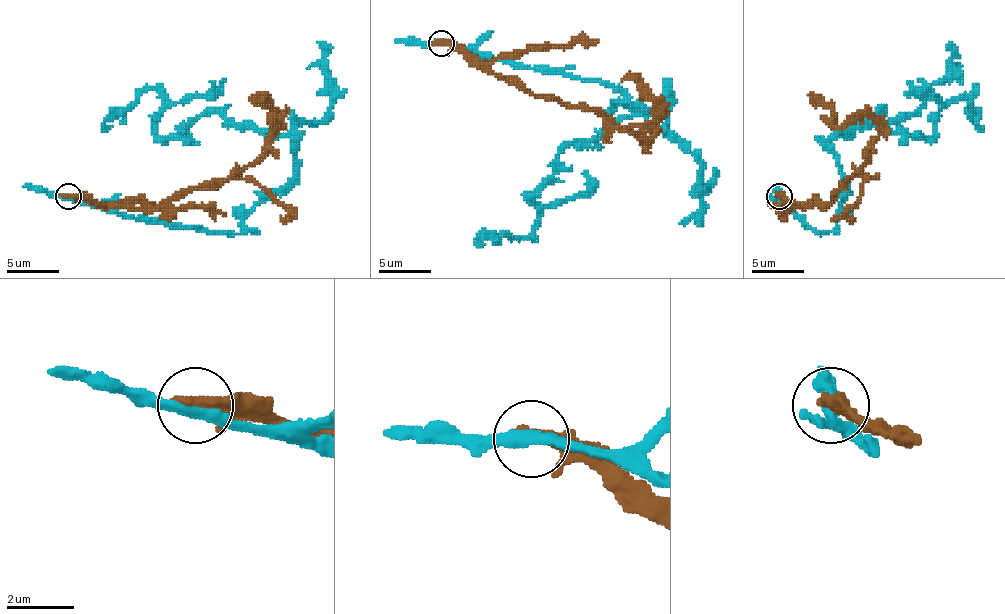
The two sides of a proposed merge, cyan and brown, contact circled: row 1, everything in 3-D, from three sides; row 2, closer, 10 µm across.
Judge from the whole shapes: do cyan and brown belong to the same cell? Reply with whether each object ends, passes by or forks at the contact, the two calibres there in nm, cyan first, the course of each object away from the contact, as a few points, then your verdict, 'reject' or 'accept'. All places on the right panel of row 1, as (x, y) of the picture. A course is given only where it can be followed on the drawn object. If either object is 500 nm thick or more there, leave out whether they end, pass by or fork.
cyan passes by; brown ends there; 320 nm thick on the cyan side, 460 nm on the other; cyan runs (778, 197), (828, 234), (844, 197), (831, 139), (876, 113), (931, 137), (973, 89), (983, 131); brown runs (778, 197), (826, 205), (863, 165), (878, 134), (868, 116), (836, 126), (834, 113), (815, 105), (815, 97); reject

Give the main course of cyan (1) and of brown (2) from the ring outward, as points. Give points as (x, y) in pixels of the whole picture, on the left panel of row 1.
1: (68, 197), (246, 234), (246, 215), (291, 179), (293, 139), (220, 113), (160, 137), (154, 89), (107, 131)
2: (68, 197), (157, 205), (228, 181), (249, 165), (280, 116), (280, 126), (272, 108), (249, 97)

